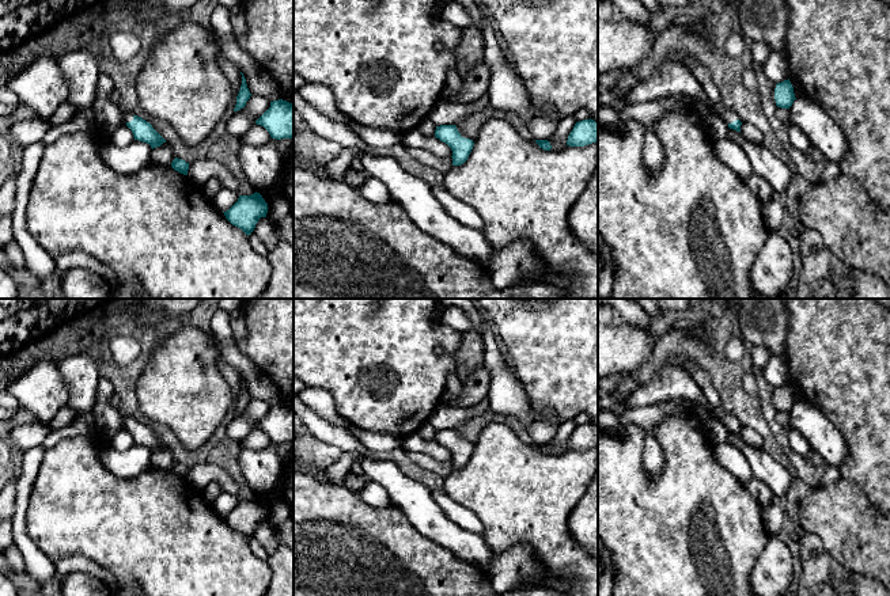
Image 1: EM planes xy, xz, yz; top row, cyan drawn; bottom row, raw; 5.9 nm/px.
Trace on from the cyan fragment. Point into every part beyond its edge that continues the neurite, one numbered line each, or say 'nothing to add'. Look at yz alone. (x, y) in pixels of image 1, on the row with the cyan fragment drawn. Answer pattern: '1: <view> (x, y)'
1: yz (671, 78)

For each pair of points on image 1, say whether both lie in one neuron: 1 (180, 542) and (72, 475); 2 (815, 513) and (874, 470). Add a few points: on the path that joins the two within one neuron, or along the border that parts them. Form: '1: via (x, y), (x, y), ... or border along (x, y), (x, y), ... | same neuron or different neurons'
1: via (152, 532), (121, 524), (99, 503) | same neuron
2: border along (841, 477), (853, 482), (875, 508) | different neurons

